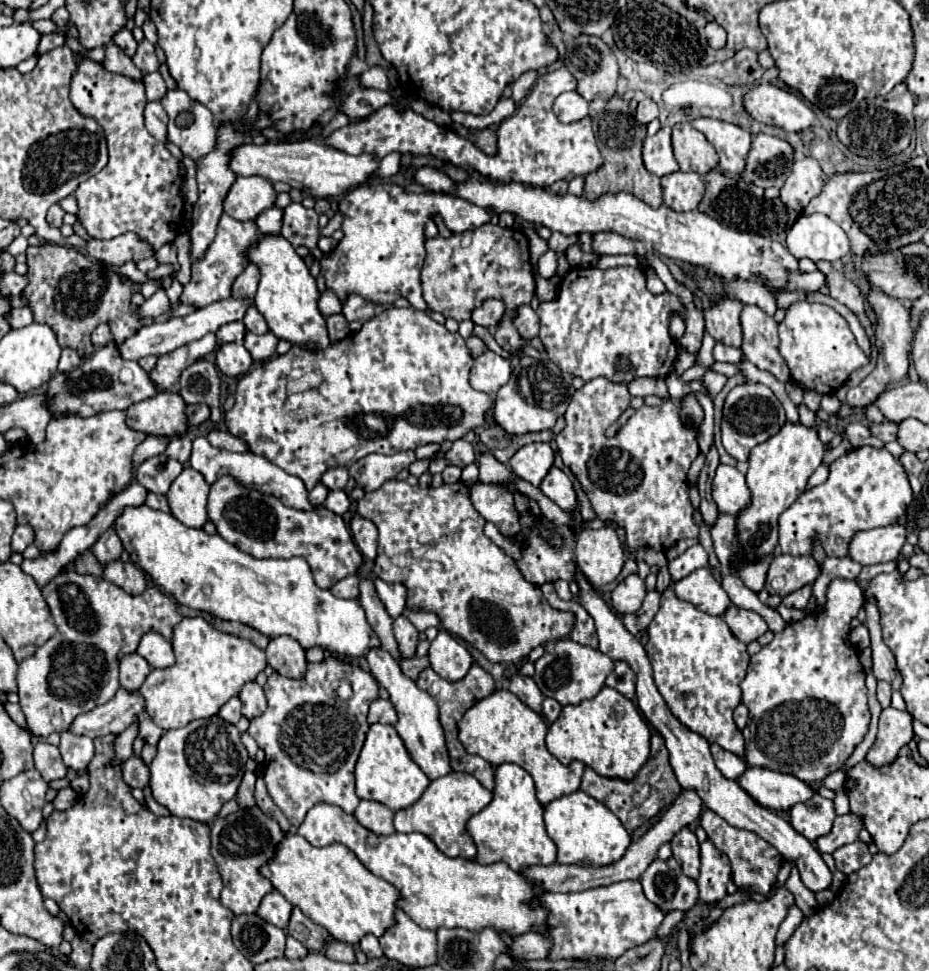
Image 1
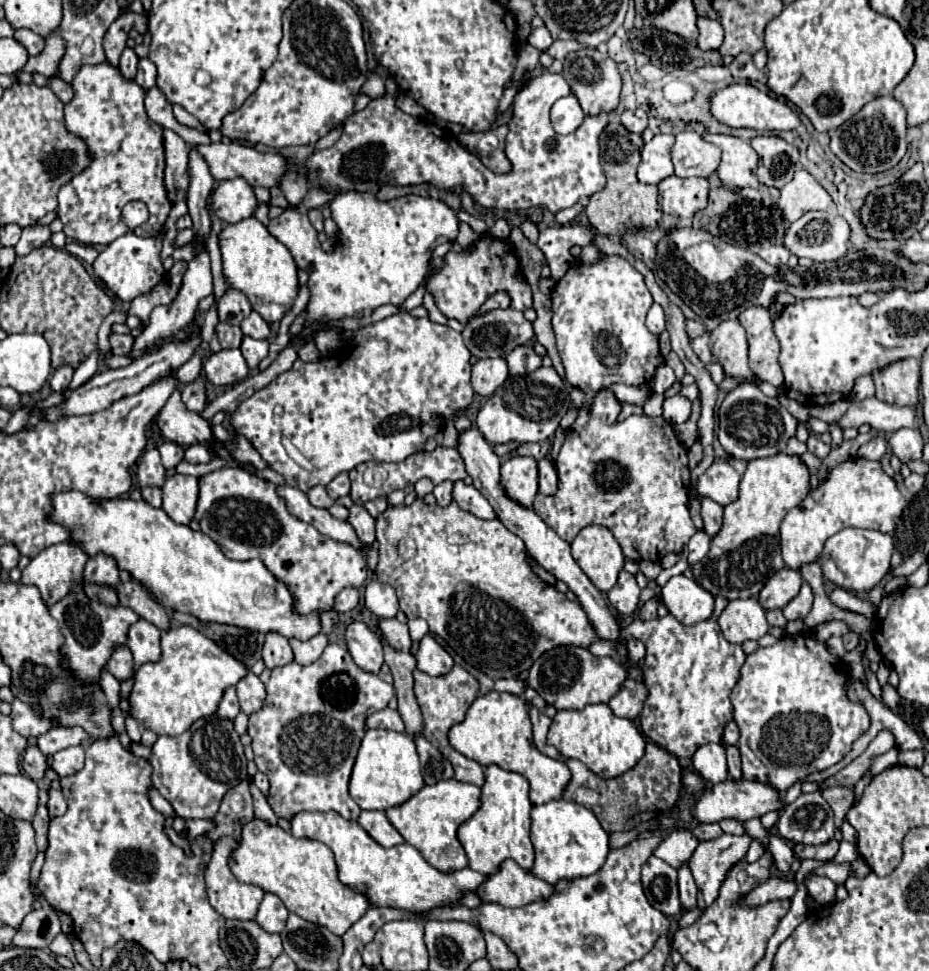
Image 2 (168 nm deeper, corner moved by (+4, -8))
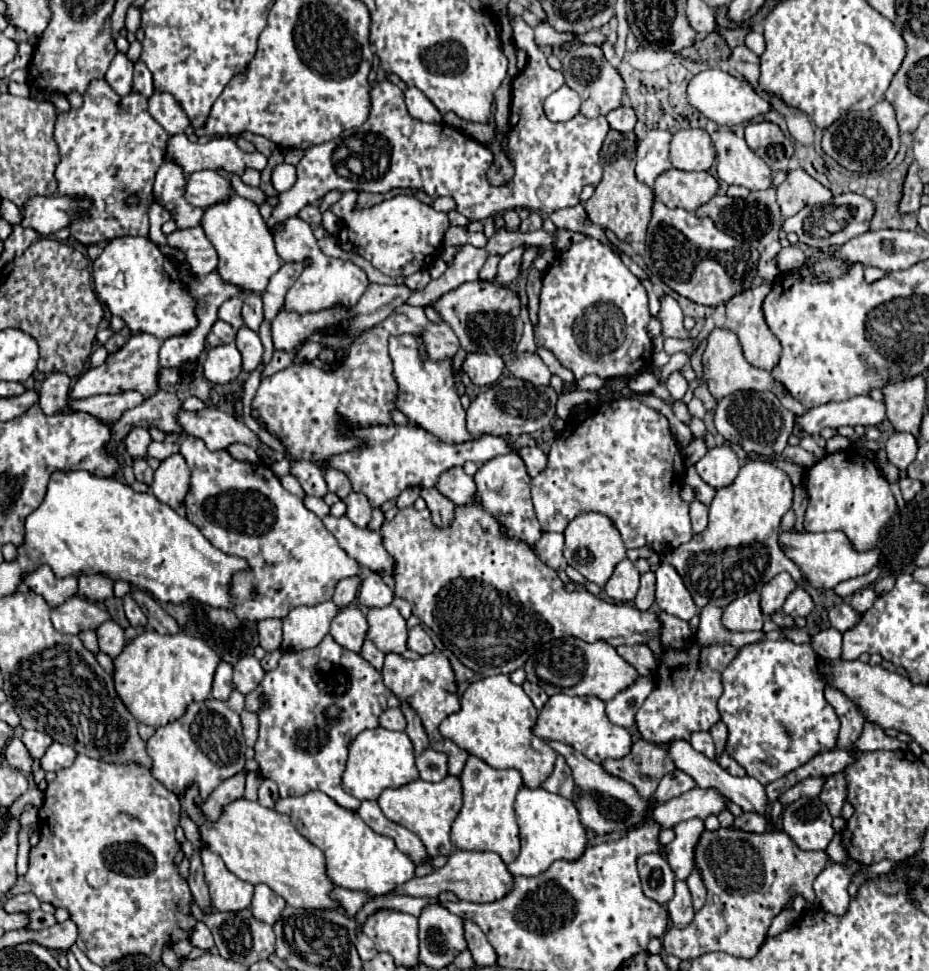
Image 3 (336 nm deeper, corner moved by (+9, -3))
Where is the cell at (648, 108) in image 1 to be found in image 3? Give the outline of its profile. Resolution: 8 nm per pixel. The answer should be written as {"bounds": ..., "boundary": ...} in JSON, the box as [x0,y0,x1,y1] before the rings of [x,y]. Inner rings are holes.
{"bounds":[606,106,636,132],"boundary":[[[624,106],[612,110],[606,118],[608,118],[610,128],[614,128],[618,132],[630,132],[630,130],[634,130],[634,124],[636,124],[634,110],[632,108],[624,108]]]}

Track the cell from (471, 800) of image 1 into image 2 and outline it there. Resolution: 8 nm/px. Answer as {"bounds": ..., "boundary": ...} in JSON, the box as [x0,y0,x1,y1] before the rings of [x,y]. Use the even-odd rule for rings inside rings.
{"bounds":[385,779,481,871],"boundary":[[[447,779],[435,785],[425,785],[419,793],[407,799],[403,805],[385,811],[391,825],[403,835],[403,839],[417,847],[421,855],[439,871],[457,871],[467,867],[467,855],[457,841],[457,827],[467,821],[481,805],[481,789],[457,779]]]}

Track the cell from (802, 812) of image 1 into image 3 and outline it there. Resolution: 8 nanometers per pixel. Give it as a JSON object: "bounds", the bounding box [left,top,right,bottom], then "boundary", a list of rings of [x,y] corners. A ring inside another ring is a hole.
{"bounds":[782,798,834,850],"boundary":[[[800,798],[784,806],[782,830],[802,850],[826,850],[834,836],[832,816],[820,798]]]}

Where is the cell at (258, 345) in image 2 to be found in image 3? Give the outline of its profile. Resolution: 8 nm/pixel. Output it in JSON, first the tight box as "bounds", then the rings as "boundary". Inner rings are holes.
{"bounds":[236,326,262,372],"boundary":[[[242,326],[236,334],[236,346],[242,354],[242,368],[244,372],[254,372],[262,362],[262,342],[256,332]]]}

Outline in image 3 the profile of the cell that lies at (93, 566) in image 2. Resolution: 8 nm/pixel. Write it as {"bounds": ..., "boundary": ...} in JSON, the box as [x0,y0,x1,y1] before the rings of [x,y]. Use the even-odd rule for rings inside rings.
{"bounds":[78,574,114,602],"boundary":[[[80,574],[78,576],[78,594],[94,602],[104,602],[104,598],[112,596],[112,586],[114,586],[114,580],[106,574]]]}

